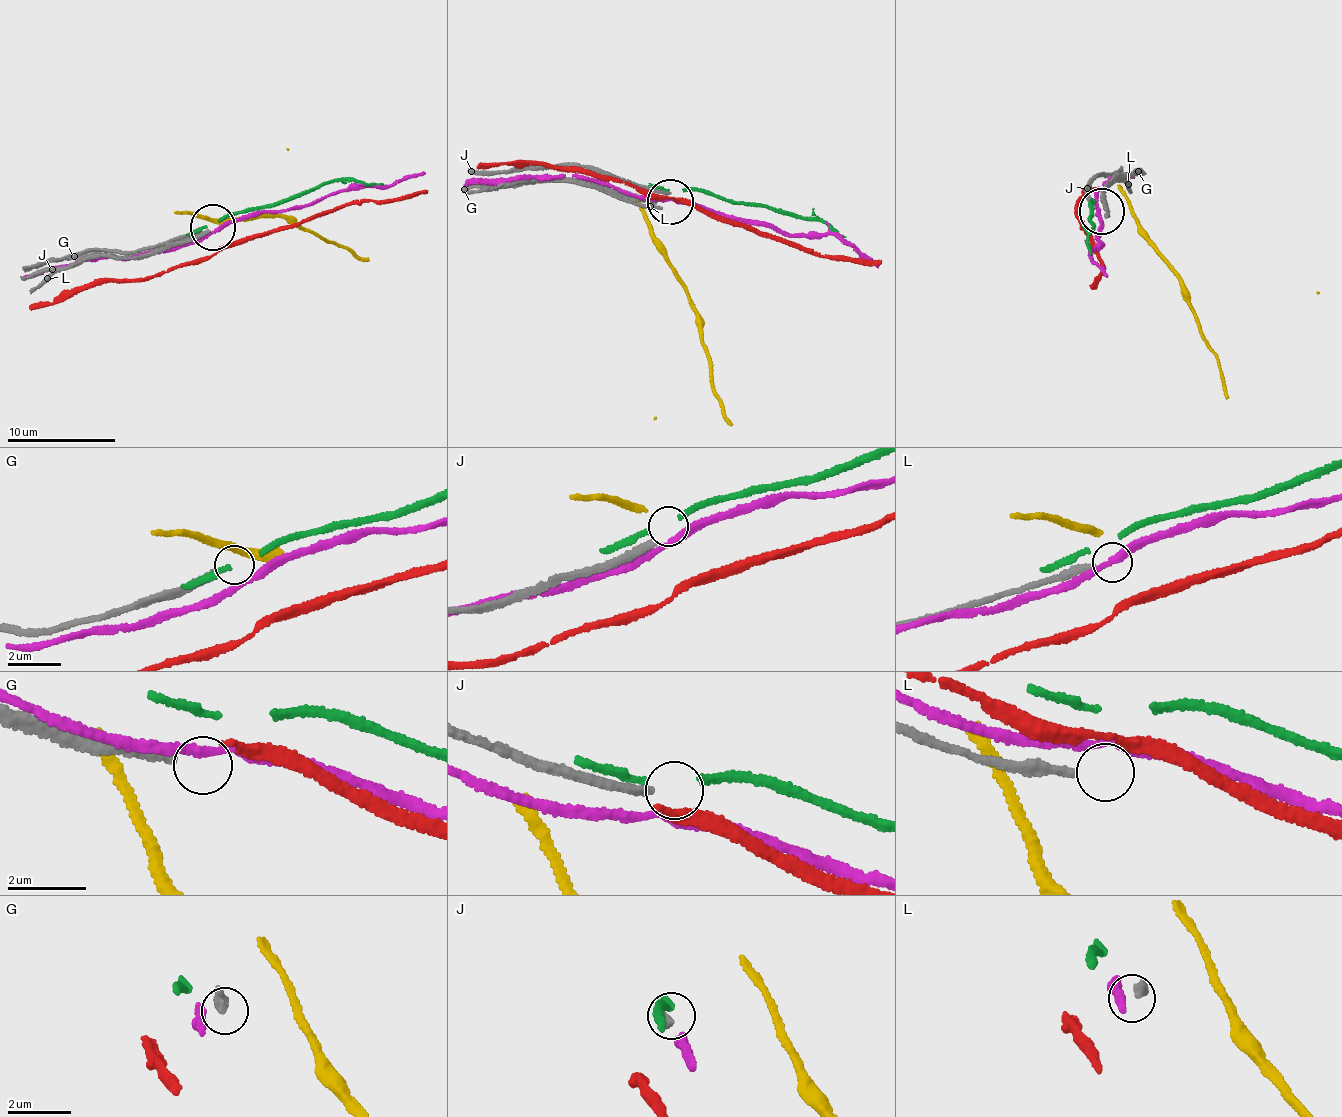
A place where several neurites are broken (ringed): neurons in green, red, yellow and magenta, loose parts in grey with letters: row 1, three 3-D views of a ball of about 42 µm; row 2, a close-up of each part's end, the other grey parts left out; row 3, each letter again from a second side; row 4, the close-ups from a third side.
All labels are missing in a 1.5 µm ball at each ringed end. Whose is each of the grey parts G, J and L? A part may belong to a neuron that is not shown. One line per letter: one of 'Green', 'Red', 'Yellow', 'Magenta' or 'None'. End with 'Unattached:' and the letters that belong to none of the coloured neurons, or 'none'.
G: None
J: None
L: None
Unattached: G, J, L

